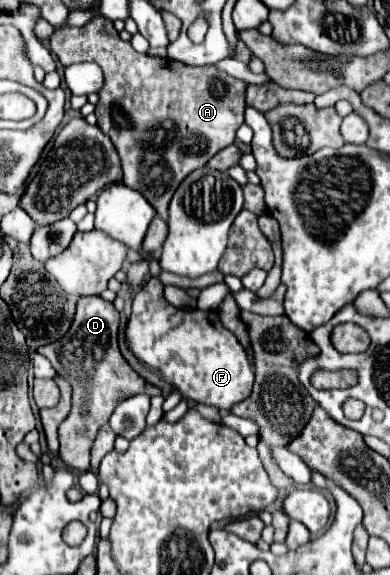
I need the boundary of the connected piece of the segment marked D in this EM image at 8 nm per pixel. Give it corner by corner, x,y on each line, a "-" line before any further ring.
86,296
76,304
70,332
66,332
62,340
38,348
38,352
50,360
58,376
72,384
72,410
70,416
60,424
60,458
68,468
80,472
90,468
90,448
94,444
96,432
104,422
110,420
118,402
146,392
146,380
140,378
120,354
116,338
118,322
120,314
112,302
106,302
100,296

